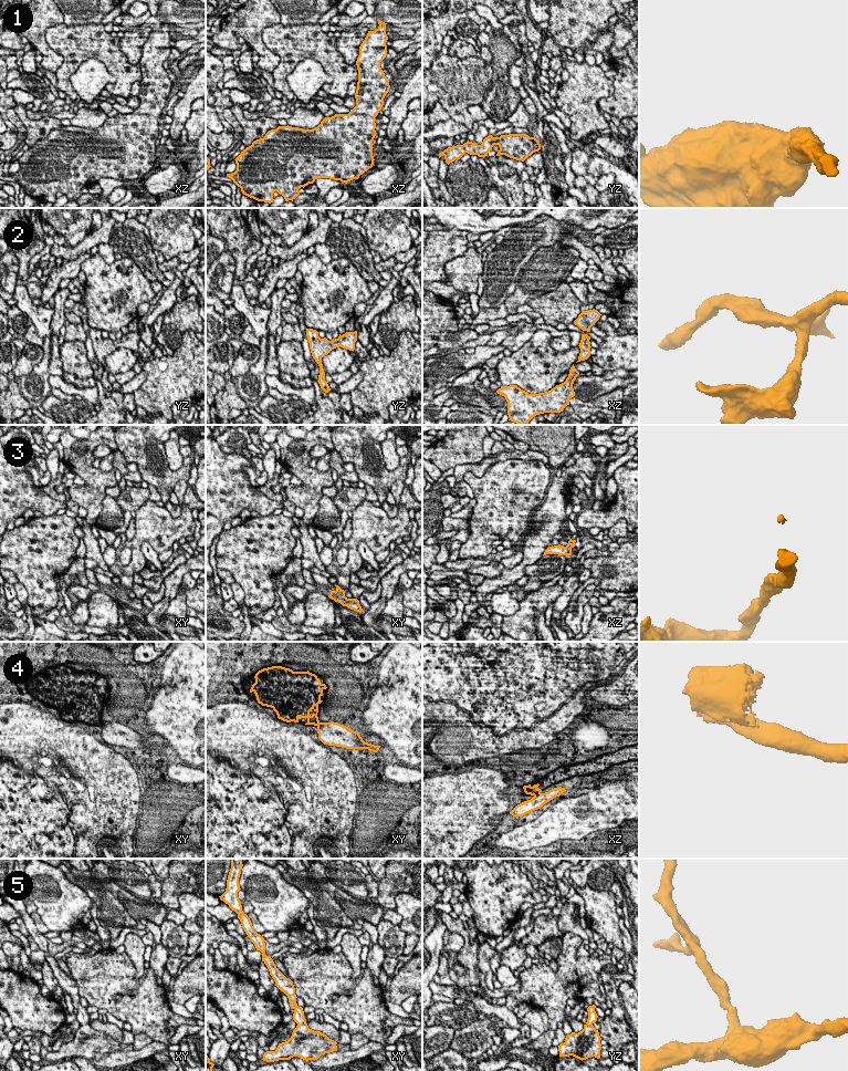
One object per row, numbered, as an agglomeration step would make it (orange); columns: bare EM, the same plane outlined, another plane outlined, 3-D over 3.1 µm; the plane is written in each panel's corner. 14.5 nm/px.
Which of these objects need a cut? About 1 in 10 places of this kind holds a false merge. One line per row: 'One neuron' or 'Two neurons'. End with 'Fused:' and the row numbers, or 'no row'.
1: One neuron
2: One neuron
3: One neuron
4: Two neurons
5: One neuron
Fused: 4

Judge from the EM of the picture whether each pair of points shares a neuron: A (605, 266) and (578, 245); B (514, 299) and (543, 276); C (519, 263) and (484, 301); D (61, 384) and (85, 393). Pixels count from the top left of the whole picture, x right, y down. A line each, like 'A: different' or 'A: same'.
A: same
B: same
C: same
D: same

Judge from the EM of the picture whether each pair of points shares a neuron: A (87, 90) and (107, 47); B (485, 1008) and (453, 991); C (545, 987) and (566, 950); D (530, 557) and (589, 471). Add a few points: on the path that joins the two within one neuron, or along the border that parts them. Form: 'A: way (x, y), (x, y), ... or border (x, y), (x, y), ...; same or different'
A: border (76, 68), (89, 59), (98, 59), (116, 80); different
B: way (478, 1001), (461, 994); same
C: way (554, 979), (566, 967), (566, 959); same
D: way (542, 530), (564, 478); same

